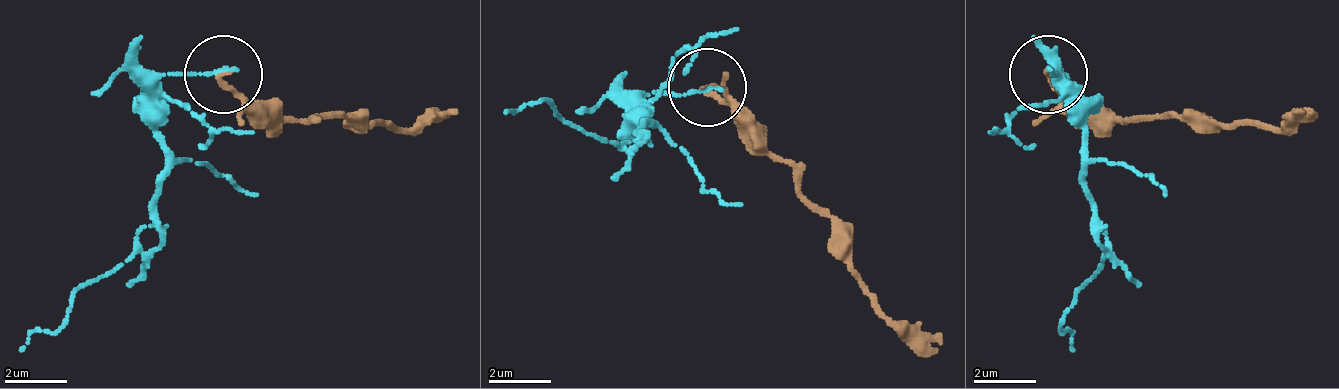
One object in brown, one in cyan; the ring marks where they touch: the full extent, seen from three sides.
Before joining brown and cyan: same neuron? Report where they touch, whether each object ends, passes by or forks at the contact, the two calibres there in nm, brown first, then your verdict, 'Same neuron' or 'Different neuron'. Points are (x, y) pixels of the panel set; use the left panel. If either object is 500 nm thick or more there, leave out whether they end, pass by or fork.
Place: (223, 74). At the ring brown ends. At the ring cyan ends. Thickness 200 nm (brown) against 120 nm. Different neuron

